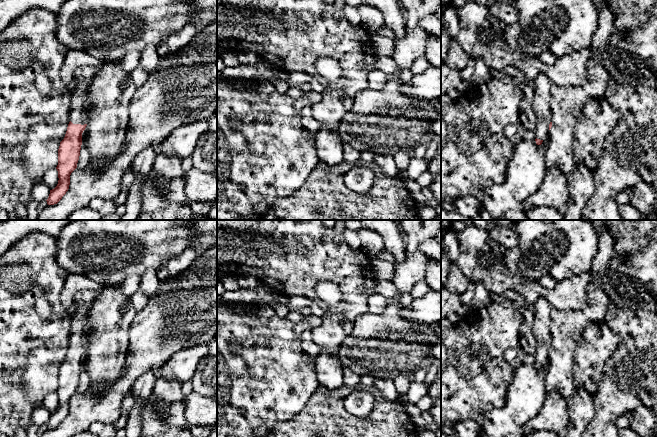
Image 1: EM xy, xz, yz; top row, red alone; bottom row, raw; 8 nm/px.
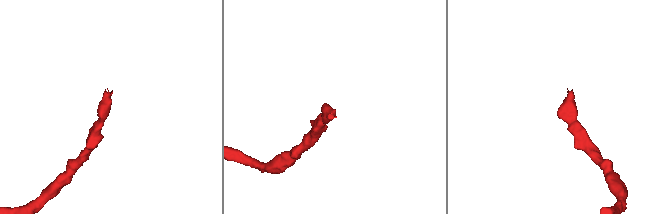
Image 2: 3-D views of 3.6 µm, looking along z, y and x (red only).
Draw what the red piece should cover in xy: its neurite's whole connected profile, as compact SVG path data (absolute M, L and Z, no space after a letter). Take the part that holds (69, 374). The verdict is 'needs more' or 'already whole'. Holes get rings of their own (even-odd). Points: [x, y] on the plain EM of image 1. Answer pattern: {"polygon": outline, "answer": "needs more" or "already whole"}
{"polygon": "M78 304L76 315L72 318L70 346L64 363L58 373L58 408L50 414L48 429L57 428L66 418L70 409L70 399L77 392L82 369L82 357L91 341L90 305Z", "answer": "needs more"}

